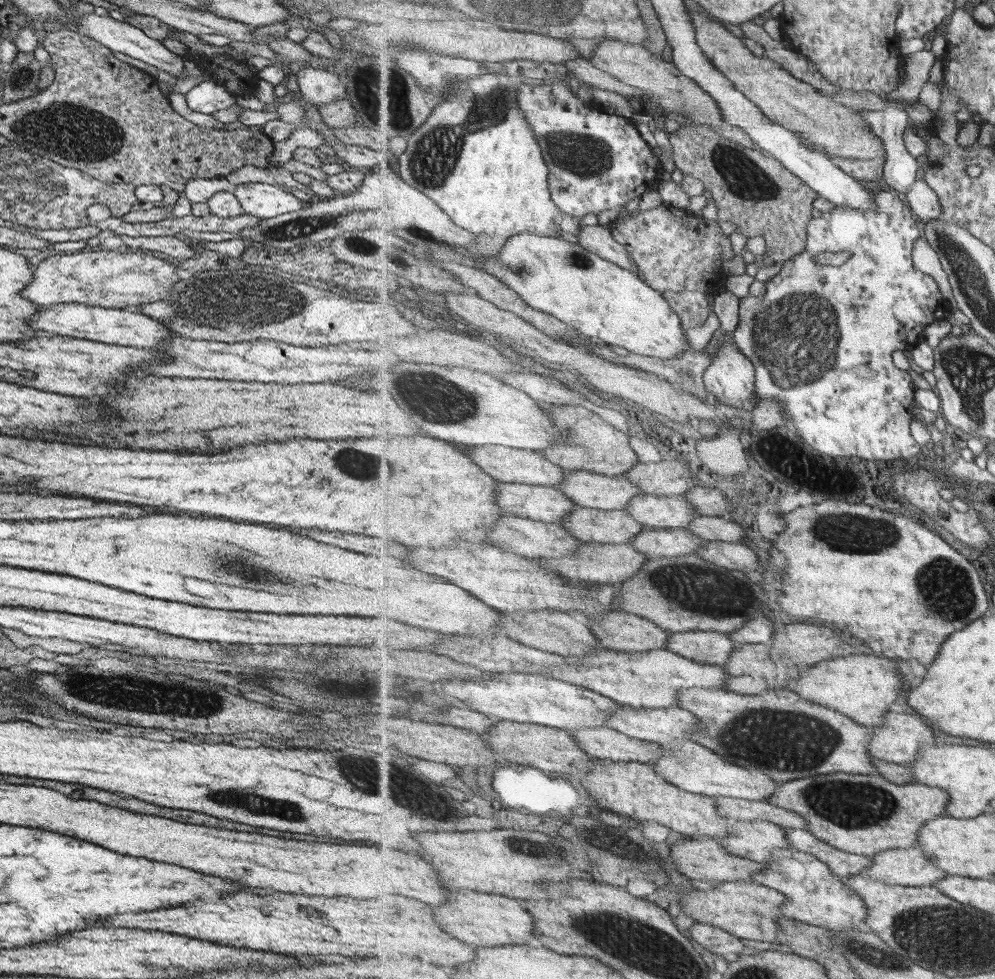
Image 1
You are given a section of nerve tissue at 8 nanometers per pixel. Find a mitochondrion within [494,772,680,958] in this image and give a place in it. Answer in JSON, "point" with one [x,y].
{"point":[526,847]}

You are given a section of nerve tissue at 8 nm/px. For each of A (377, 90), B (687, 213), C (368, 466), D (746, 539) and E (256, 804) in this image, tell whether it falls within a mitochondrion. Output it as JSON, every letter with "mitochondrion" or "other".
{"A":"mitochondrion","B":"other","C":"mitochondrion","D":"other","E":"mitochondrion"}

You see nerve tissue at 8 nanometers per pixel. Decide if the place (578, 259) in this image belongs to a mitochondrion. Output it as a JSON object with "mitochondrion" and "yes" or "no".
{"mitochondrion":"yes"}

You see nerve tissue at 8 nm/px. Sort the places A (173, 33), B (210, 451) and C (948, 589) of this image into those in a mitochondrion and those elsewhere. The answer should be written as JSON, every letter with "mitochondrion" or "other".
{"A":"other","B":"other","C":"mitochondrion"}

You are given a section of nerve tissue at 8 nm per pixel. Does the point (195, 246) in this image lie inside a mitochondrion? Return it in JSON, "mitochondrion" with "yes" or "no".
{"mitochondrion":"no"}

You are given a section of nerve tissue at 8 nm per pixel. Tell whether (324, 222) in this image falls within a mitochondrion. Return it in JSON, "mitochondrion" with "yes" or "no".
{"mitochondrion":"yes"}

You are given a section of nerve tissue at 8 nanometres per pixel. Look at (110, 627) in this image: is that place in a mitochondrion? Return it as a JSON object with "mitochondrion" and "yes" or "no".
{"mitochondrion":"no"}

